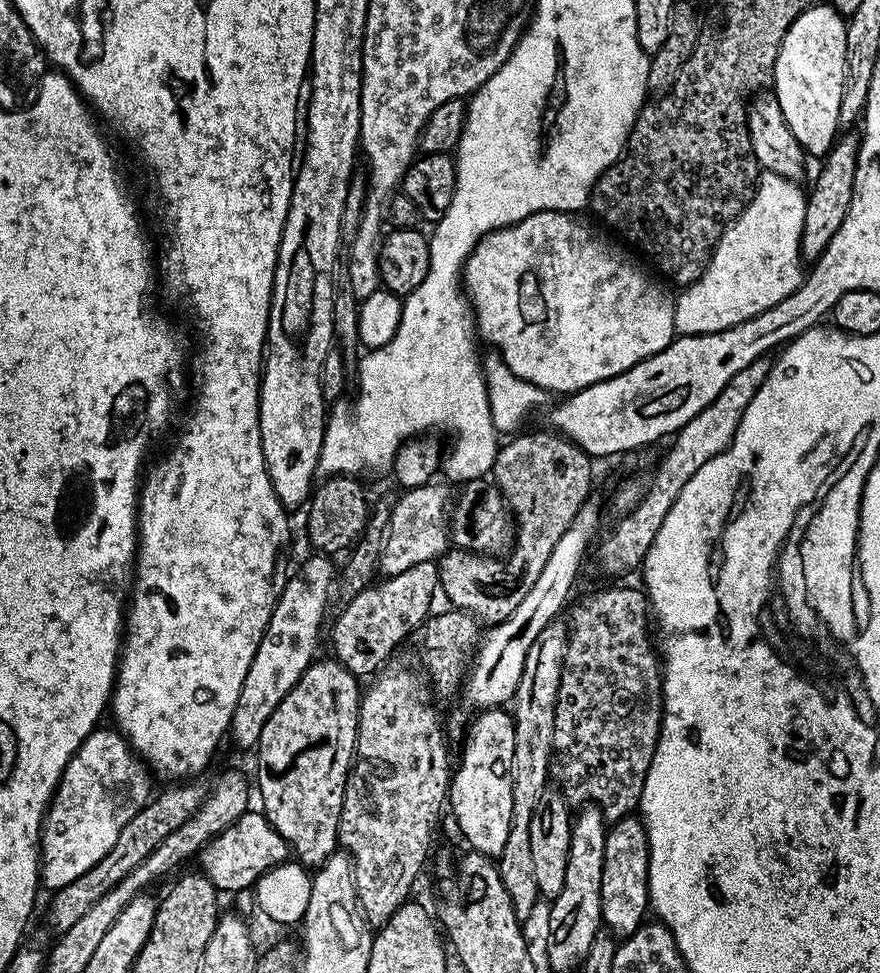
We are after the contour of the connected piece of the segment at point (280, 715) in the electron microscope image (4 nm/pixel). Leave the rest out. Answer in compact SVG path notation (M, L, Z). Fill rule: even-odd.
M320 658L309 665L302 674L300 681L290 690L290 694L286 694L286 698L282 698L282 702L278 702L278 710L274 710L274 714L270 714L266 726L262 726L262 738L258 738L254 749L254 755L256 755L254 788L255 791L256 788L260 791L261 805L259 804L259 807L262 809L264 817L274 826L274 830L278 830L278 834L282 834L282 838L288 843L291 855L299 863L312 870L325 864L338 848L338 822L340 821L340 811L342 810L344 787L348 781L348 771L352 769L352 758L356 750L356 718L360 710L360 698L362 695L361 681L350 670L346 670L346 666L342 666L339 660L335 658L327 659L321 660Z

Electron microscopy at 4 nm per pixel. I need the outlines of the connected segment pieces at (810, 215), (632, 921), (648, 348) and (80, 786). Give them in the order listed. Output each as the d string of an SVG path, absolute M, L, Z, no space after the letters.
M848 130L832 145L827 156L823 157L820 173L816 176L816 185L806 196L806 218L802 222L800 254L805 261L815 262L830 246L830 238L838 234L838 226L848 217L848 211L854 198L854 174L858 166L861 133Z
M639 815L623 816L607 829L602 858L602 890L600 891L600 919L603 927L616 938L634 934L649 915L648 867L650 850L644 821Z
M539 212L530 214L522 218L516 224L511 224L505 228L499 228L493 232L487 232L471 252L468 253L462 264L462 284L466 289L467 299L470 301L471 311L474 313L474 328L479 339L489 345L489 349L500 353L505 360L506 366L526 382L533 383L534 386L542 387L549 394L564 392L560 394L571 394L581 392L583 388L588 388L592 384L597 384L603 380L614 378L626 370L630 370L638 362L658 354L666 345L672 343L677 335L675 326L675 306L676 296L670 294L659 284L661 281L655 275L651 276L634 257L631 251L623 252L620 249L621 241L613 238L607 231L599 232L596 228L591 228L584 220L579 220L579 215L571 212Z
M97 727L78 746L44 813L44 827L40 829L40 878L48 890L64 888L74 878L82 878L94 862L102 862L110 854L110 846L118 842L122 826L153 795L153 777L148 765L133 752L119 731L104 727Z

